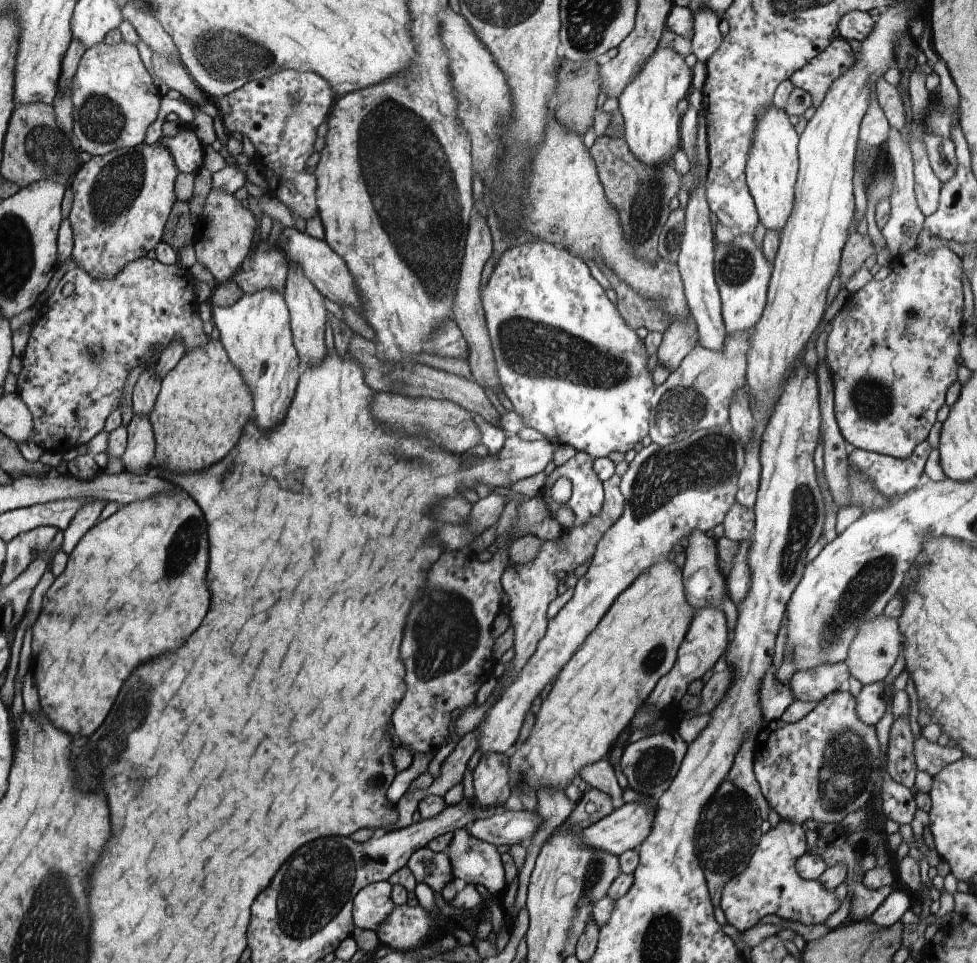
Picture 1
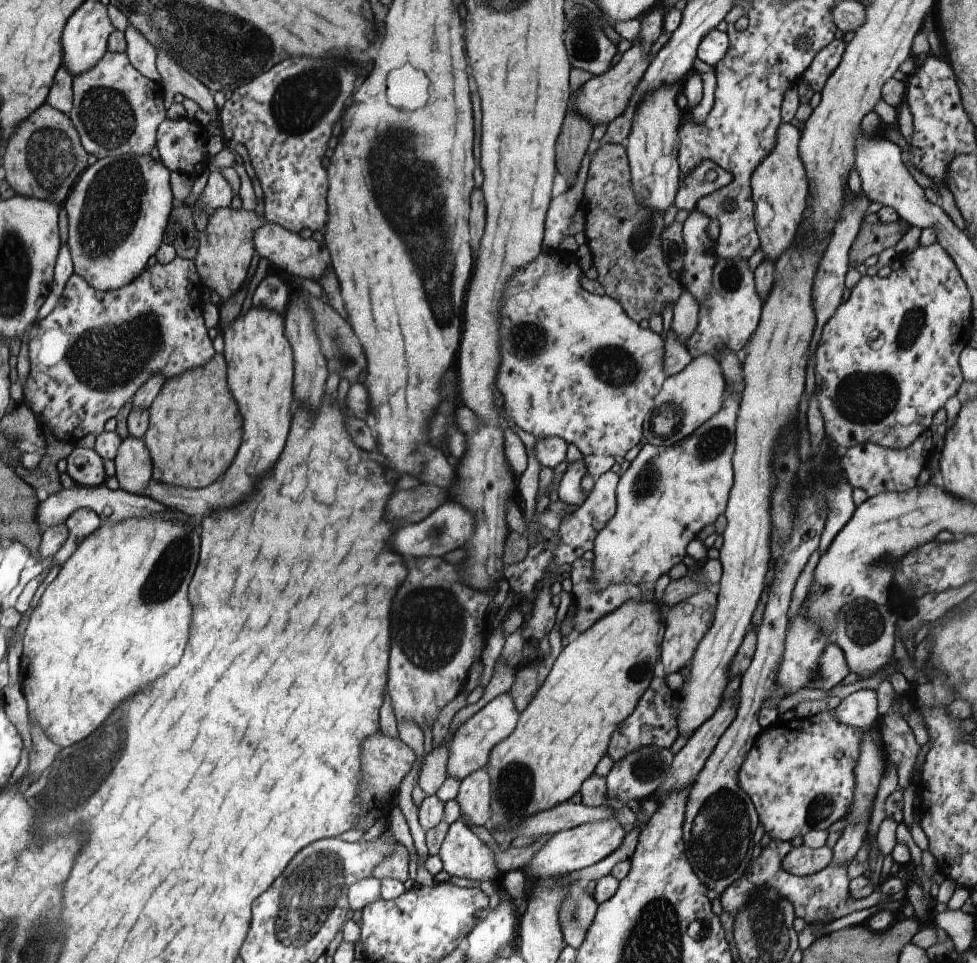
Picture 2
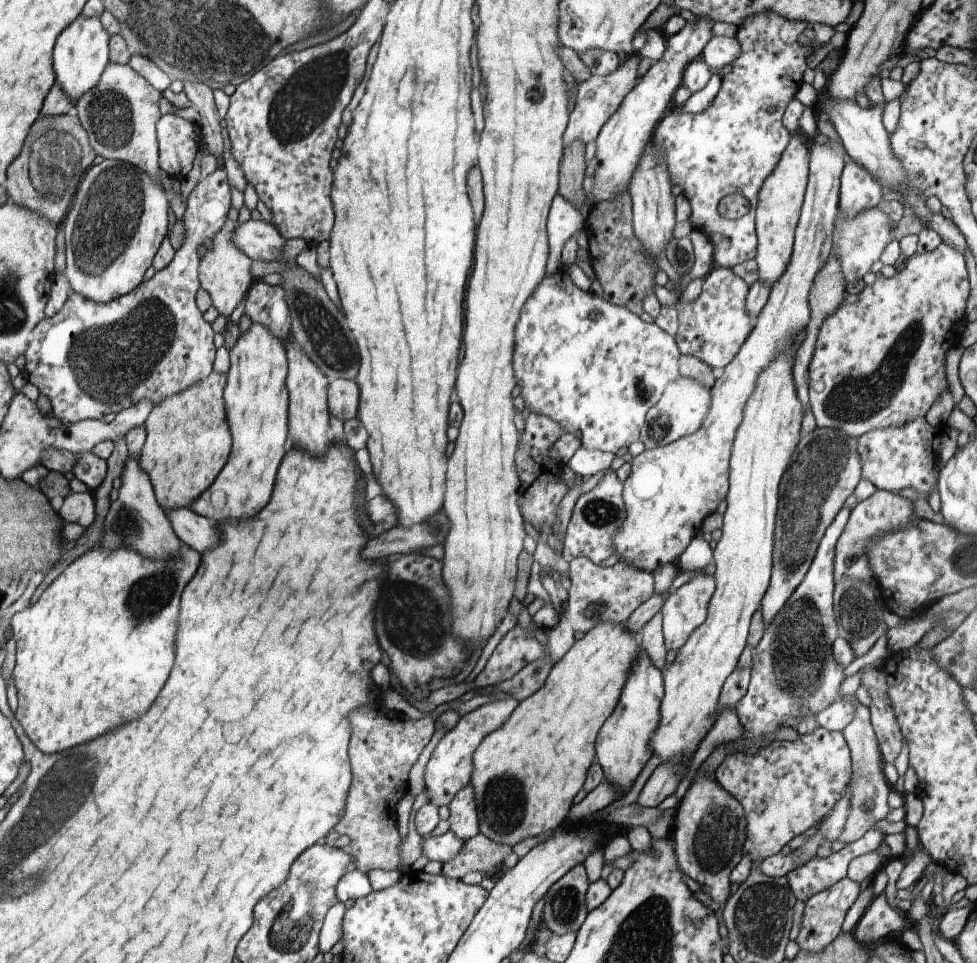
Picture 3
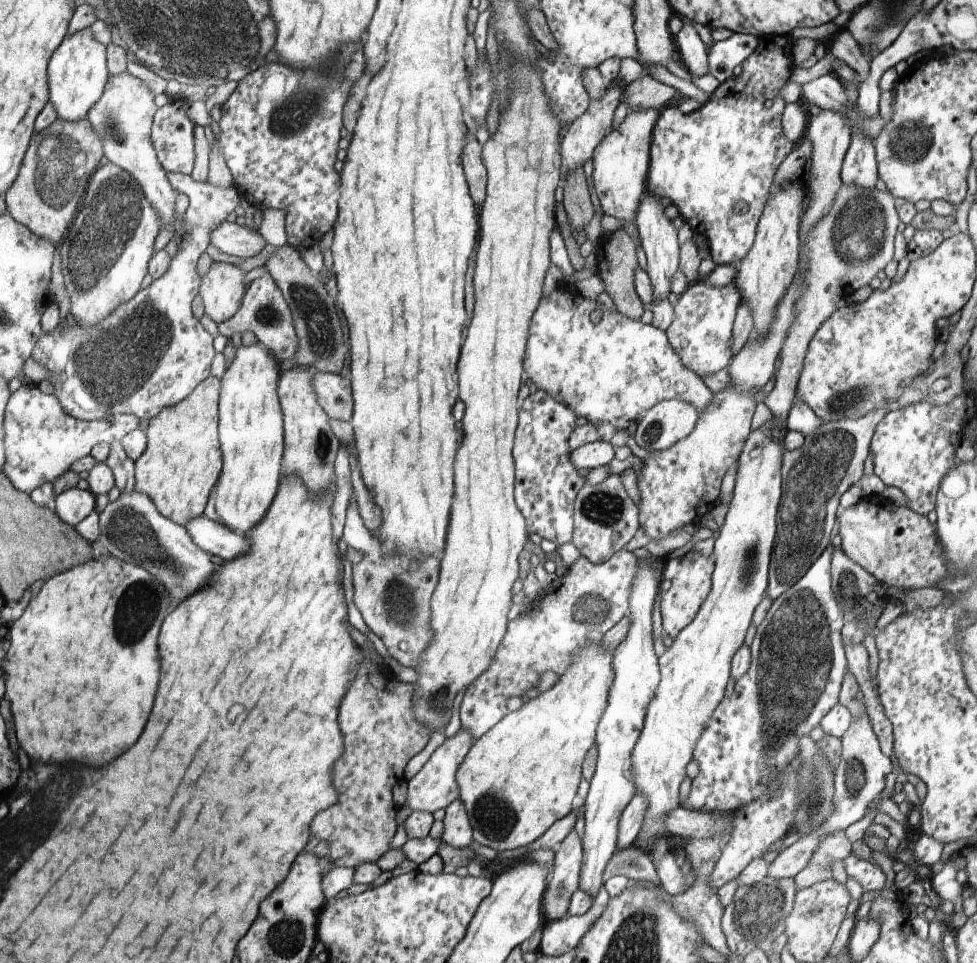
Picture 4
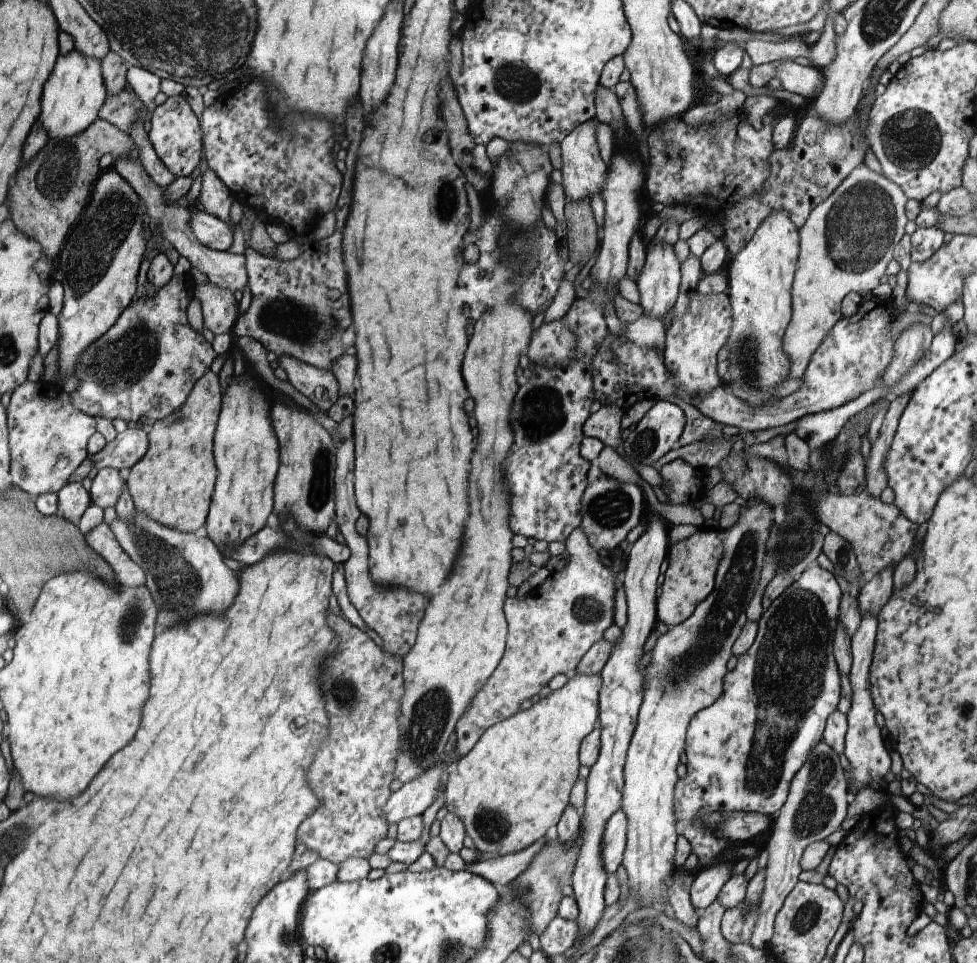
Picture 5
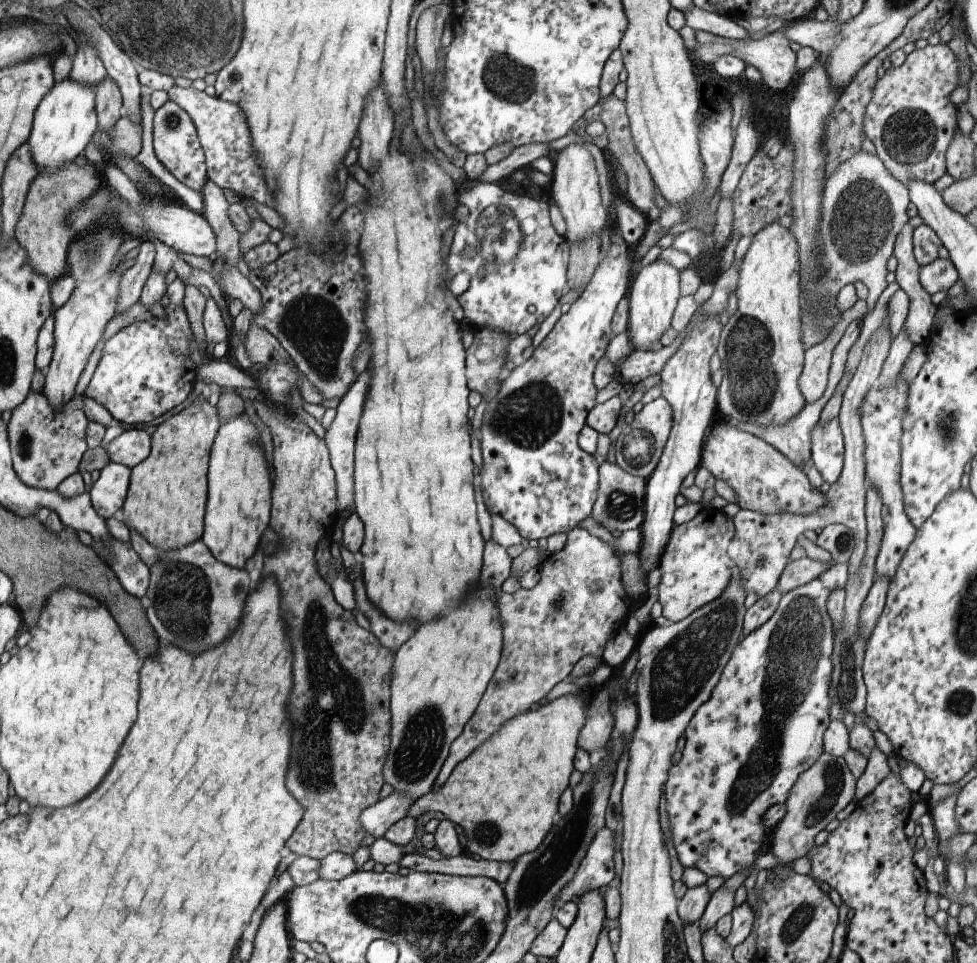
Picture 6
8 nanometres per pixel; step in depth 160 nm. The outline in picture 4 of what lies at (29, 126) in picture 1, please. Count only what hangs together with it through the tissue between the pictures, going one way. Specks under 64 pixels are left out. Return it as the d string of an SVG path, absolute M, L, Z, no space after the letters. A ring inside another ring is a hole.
M86 117L74 122L56 119L48 128L33 135L20 172L5 190L6 212L29 226L33 233L50 239L56 245L66 226L72 224L76 216L76 202L85 194L92 164L98 168L102 158L103 144L100 144L98 133L92 134L90 125Z

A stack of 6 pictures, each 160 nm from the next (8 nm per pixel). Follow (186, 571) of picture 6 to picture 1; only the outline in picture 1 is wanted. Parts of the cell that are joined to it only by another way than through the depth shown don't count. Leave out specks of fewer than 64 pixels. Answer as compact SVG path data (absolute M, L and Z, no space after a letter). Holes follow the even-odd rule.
M134 414L128 426L128 446L122 458L126 471L146 473L156 457L156 434L149 415Z

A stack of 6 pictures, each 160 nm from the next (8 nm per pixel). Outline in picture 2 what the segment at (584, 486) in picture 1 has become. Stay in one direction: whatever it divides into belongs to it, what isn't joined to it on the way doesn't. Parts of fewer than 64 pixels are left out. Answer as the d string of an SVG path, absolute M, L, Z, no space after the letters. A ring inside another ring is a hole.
M583 458L569 464L559 486L559 499L564 504L581 507L585 503L588 492L580 484L586 474L588 472Z

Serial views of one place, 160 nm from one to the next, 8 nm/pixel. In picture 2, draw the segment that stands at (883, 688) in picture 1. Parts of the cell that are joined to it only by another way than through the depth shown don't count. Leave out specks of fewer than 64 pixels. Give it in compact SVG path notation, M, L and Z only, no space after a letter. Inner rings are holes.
M860 689L849 695L835 709L835 717L840 722L863 731L872 728L881 717L876 691Z

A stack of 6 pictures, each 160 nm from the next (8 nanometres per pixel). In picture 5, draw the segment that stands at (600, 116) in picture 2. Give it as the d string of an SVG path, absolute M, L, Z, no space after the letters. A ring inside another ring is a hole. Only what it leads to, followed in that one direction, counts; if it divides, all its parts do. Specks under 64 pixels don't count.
M592 118L579 124L561 142L561 155L563 168L561 170L563 189L567 200L577 201L586 197L592 198L594 194L601 194L601 186L608 174L608 165L602 161L598 142L596 141L596 125L598 120Z

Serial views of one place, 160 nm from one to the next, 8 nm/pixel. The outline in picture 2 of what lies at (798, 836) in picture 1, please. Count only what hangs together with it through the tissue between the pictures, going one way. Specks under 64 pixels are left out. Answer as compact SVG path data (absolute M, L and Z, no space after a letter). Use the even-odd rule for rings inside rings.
M773 838L762 849L760 855L751 862L751 865L730 886L724 889L724 892L719 897L723 910L728 912L730 916L735 917L739 910L741 911L745 908L745 903L751 898L753 893L761 889L774 889L780 893L783 899L792 903L796 917L802 918L808 926L812 926L821 921L824 921L823 924L826 925L826 921L831 922L846 916L846 914L850 914L850 912L867 909L879 902L896 898L890 898L878 890L866 897L854 898L850 894L849 880L846 875L848 865L836 865L831 862L826 868L823 868L816 874L803 877L793 875L790 871L783 869L782 864L783 858L790 854L791 849L791 841Z

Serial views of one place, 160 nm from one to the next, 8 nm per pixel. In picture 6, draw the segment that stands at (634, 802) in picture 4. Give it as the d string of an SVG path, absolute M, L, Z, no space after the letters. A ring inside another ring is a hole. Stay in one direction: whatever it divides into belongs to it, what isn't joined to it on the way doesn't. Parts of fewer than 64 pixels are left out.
M606 826L602 827L596 833L574 878L559 894L555 910L558 910L574 896L583 895L593 888L600 889L616 880L616 873L614 873L614 852L616 850L614 846L616 846L615 831Z

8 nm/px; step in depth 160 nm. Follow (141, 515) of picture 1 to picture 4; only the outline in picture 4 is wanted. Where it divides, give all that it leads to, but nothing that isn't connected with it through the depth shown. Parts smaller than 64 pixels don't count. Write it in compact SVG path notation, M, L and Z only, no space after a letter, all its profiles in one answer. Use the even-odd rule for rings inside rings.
M97 553L97 556L88 562L73 566L67 571L63 571L62 574L54 575L45 580L39 594L36 598L31 598L20 618L9 624L7 636L10 640L10 648L8 648L8 654L6 653L8 666L6 666L6 673L4 673L7 678L5 695L11 702L18 742L27 752L30 762L40 762L38 758L42 758L46 762L76 760L76 762L90 762L90 764L100 766L104 762L114 760L122 752L126 752L138 740L138 736L142 734L142 728L148 720L148 714L152 710L154 696L156 696L156 690L160 684L160 652L156 654L160 626L163 626L162 620L167 617L168 610L172 613L173 609L169 592L164 586L161 586L156 575L147 571L143 566L124 562L122 559L107 553Z

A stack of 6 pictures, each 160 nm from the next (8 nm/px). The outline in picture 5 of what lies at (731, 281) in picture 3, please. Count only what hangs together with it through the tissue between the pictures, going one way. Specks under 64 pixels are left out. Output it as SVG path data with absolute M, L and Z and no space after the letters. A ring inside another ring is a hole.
M728 292L718 294L689 294L690 304L682 316L676 316L665 332L664 366L678 378L684 396L708 394L722 385L718 376L718 352L726 345L732 330L732 308Z

